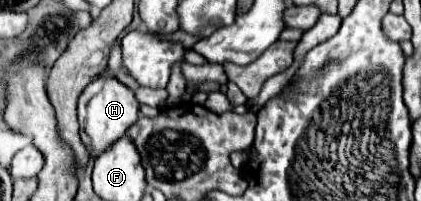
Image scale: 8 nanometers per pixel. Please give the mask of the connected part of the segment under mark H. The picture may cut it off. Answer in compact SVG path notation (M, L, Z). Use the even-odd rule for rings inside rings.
M114 76L106 78L96 78L90 82L90 86L82 92L78 100L78 118L84 120L82 128L90 138L90 150L94 156L102 154L116 138L124 136L126 130L136 122L138 118L138 100L130 88L126 88L122 82L118 82Z

